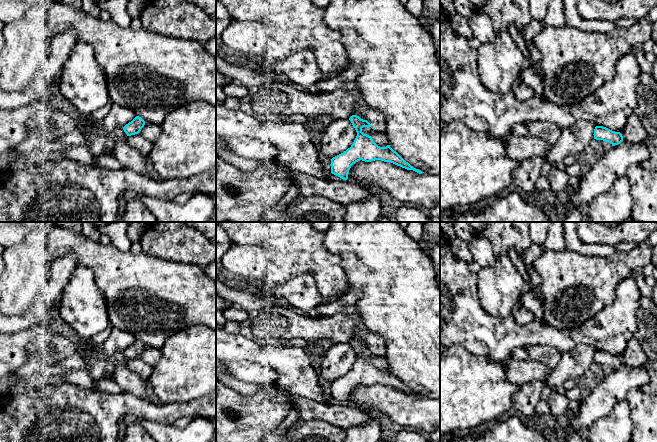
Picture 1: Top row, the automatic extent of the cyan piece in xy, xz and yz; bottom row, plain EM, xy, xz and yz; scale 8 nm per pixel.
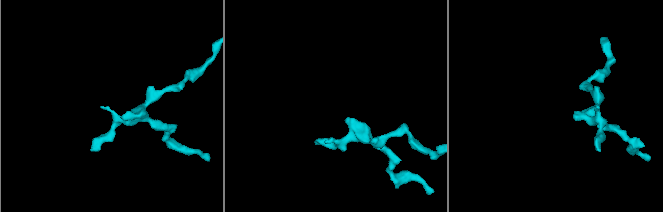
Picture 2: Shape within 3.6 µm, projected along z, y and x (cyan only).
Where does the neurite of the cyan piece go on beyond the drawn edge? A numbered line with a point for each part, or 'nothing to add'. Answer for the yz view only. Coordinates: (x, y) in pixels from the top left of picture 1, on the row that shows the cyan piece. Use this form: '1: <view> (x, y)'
nothing to add

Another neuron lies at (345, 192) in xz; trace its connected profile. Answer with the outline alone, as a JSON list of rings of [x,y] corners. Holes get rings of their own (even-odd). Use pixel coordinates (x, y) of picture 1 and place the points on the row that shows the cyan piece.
[[[291,172],[291,186],[296,186],[304,197],[321,196],[344,206],[368,200],[375,190],[349,180],[323,180],[309,174]]]

